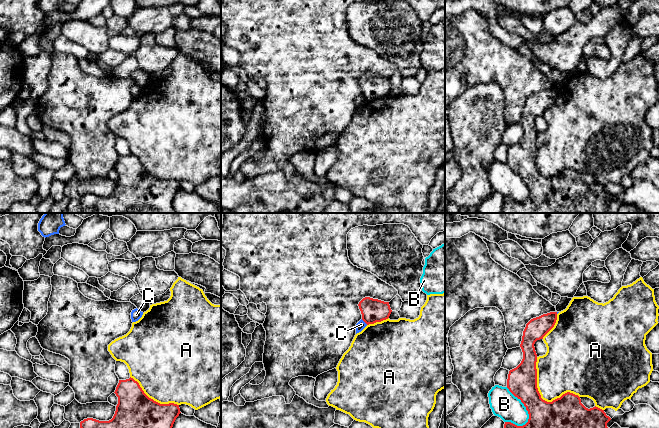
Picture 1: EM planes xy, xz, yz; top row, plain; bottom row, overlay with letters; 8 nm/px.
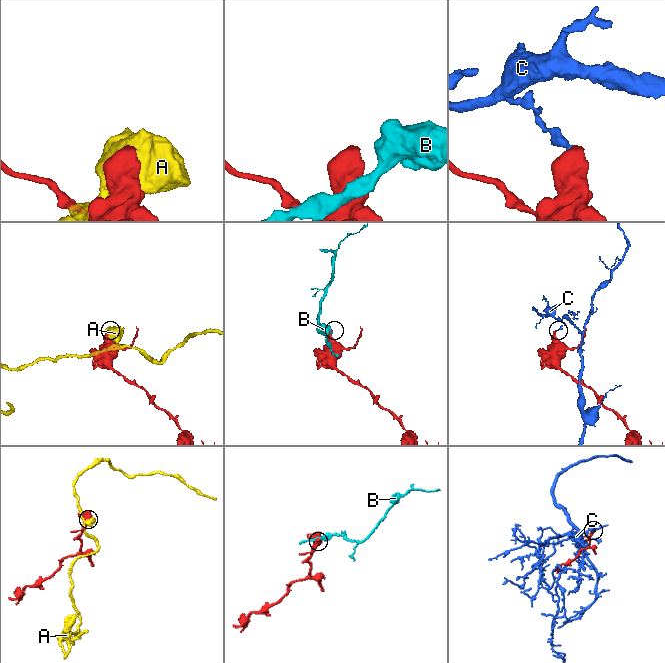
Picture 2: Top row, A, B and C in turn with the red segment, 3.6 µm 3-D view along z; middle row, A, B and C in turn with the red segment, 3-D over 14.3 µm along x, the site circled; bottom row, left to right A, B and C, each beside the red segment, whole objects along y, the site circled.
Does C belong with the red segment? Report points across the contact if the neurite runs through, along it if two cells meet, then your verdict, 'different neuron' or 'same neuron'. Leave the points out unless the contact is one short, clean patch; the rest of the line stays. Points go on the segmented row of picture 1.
border xz (361, 319), (367, 324); different neuron

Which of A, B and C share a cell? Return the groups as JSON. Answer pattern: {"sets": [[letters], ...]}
{"sets": [["A"], ["B"], ["C"]]}

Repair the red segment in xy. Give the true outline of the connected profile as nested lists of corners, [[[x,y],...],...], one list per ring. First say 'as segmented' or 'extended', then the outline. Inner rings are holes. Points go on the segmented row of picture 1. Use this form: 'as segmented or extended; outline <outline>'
as segmented; outline [[[131,377],[119,380],[114,393],[118,397],[118,404],[113,418],[109,421],[87,418],[80,422],[80,428],[172,428],[181,413],[177,404],[160,404],[149,398],[139,383]]]

